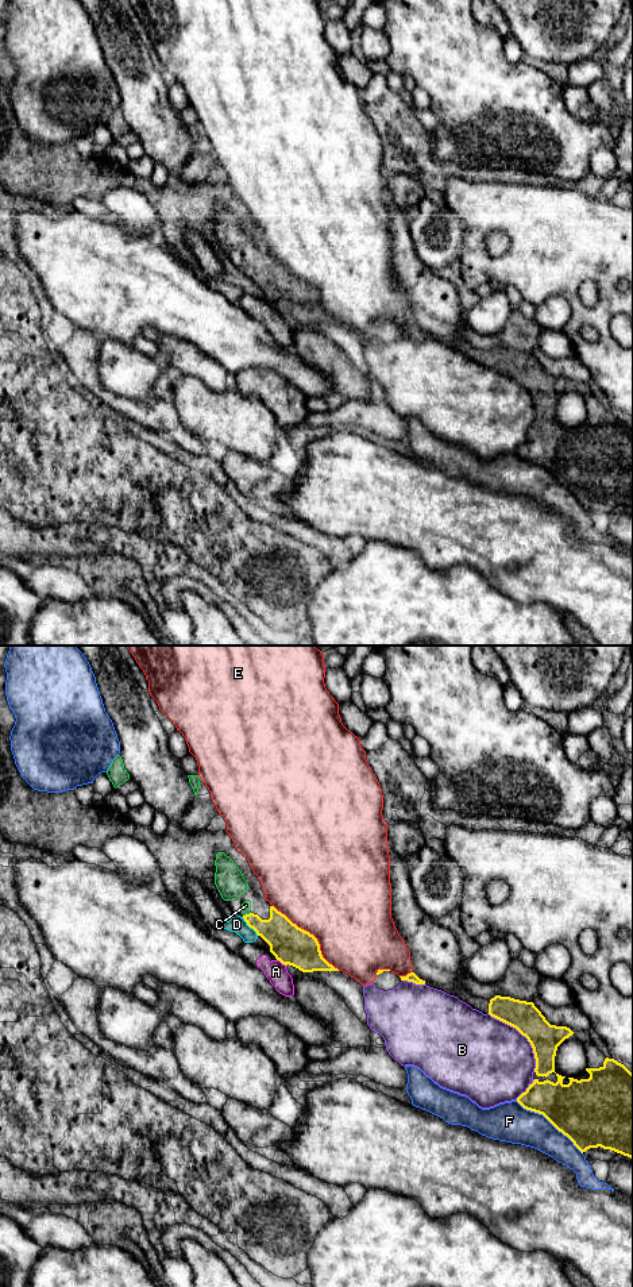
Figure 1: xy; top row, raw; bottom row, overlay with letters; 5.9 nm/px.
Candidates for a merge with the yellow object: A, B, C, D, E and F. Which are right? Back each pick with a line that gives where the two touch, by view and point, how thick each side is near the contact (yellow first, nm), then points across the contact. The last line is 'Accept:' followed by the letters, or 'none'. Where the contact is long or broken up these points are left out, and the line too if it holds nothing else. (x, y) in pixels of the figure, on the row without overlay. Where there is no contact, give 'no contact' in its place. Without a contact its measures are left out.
C: contact xy (246, 266); calibres 190 and 60 nm; way xy (278, 282), (266, 281), (246, 266), (246, 257)
Accept: C

